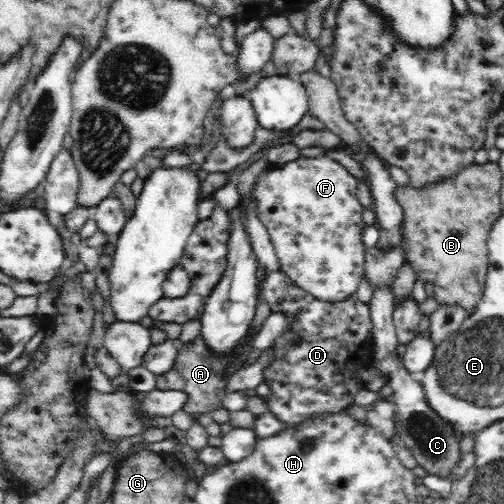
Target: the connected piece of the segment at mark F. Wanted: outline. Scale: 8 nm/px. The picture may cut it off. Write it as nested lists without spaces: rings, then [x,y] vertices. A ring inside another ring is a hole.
[[[324,156],[324,158],[307,158],[300,157],[298,160],[286,162],[283,165],[272,165],[256,176],[254,188],[249,192],[248,196],[256,201],[257,217],[263,222],[263,225],[269,232],[274,250],[276,251],[278,260],[280,261],[281,270],[284,271],[301,289],[313,294],[318,300],[324,302],[342,302],[352,294],[356,293],[358,282],[362,280],[365,270],[365,248],[362,244],[362,230],[367,226],[362,219],[363,208],[356,197],[356,177],[350,176],[348,170],[336,161]]]

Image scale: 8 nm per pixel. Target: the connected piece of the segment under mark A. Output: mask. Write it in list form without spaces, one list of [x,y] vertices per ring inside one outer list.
[[[196,338],[190,346],[182,348],[173,363],[172,370],[157,376],[158,390],[182,391],[186,394],[186,403],[183,410],[196,418],[199,414],[211,413],[222,407],[223,398],[226,396],[226,366],[238,360],[238,352],[234,350],[232,356],[216,355],[210,351],[202,338]]]

